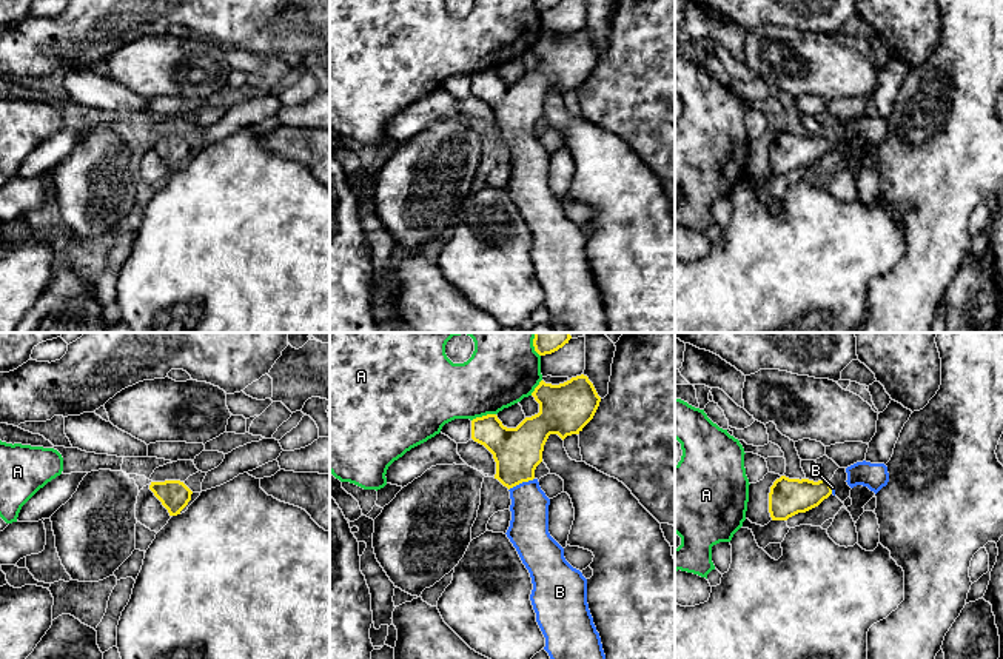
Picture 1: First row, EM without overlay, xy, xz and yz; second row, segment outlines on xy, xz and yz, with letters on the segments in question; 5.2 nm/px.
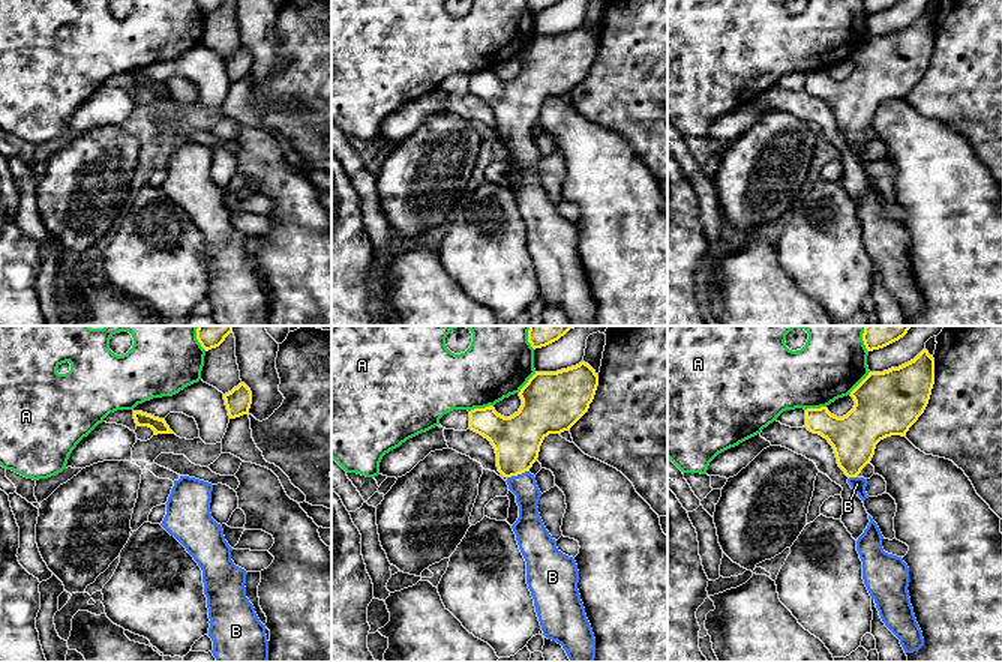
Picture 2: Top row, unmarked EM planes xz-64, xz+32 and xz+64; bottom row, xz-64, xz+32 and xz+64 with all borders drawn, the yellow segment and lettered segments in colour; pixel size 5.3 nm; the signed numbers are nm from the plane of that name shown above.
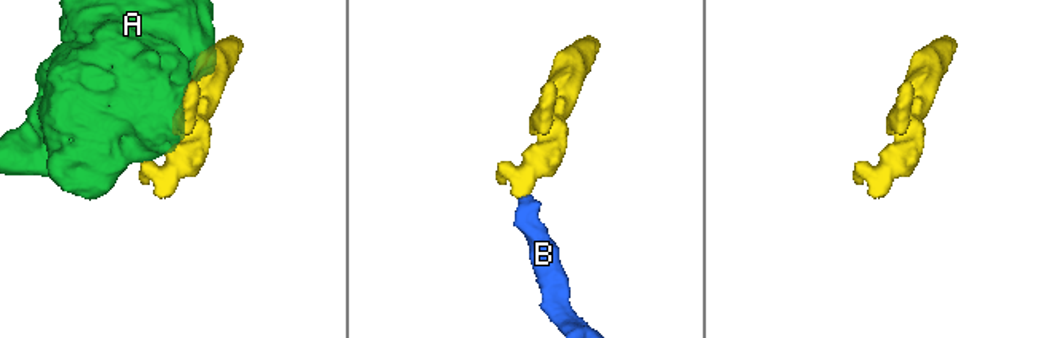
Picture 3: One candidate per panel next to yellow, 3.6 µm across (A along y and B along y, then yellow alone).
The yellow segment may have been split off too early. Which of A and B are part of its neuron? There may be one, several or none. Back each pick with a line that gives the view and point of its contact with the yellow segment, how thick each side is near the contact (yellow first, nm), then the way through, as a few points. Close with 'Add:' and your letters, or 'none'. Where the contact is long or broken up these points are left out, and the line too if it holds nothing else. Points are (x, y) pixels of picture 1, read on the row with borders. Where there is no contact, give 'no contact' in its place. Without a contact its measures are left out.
B: xz (521, 482) | 260/200 nm | across xz (516, 451), (516, 473), (521, 482), (529, 501), (529, 527)
Add: B

